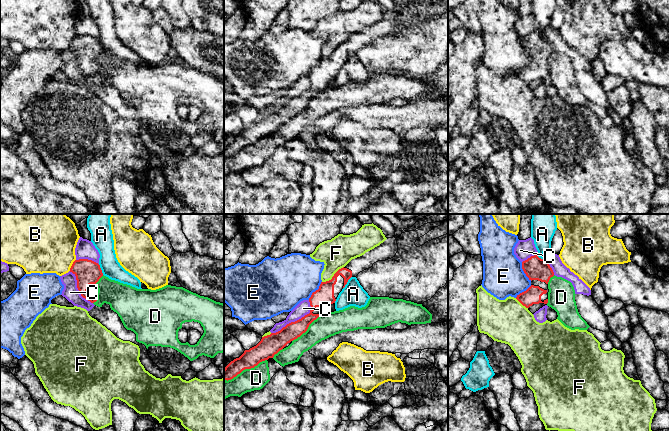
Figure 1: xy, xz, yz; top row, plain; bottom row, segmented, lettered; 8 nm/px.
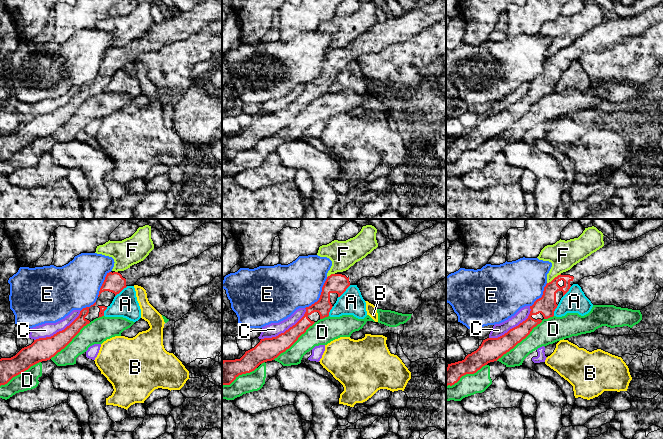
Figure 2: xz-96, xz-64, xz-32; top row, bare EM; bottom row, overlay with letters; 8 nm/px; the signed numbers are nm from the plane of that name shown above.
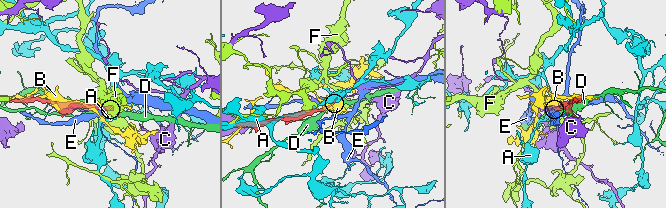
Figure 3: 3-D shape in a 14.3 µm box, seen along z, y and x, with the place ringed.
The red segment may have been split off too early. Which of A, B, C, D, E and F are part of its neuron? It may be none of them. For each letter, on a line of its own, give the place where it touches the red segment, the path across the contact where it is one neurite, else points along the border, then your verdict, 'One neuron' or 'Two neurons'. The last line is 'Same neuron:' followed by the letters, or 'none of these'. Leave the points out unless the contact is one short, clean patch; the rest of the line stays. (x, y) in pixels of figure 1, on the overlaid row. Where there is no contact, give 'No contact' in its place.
A: Touches red at xz (347, 281). Two neurons
B: Touches red at xy (72, 265). Two neurons
C: Touches red at xz (297, 320). Two neurons
D: Touches red at xz (245, 368). Two neurons
E: Touches red at xz (316, 290). Two neurons
F: Touches red at xz (333, 276). Two neurons
Same neuron: none of these

